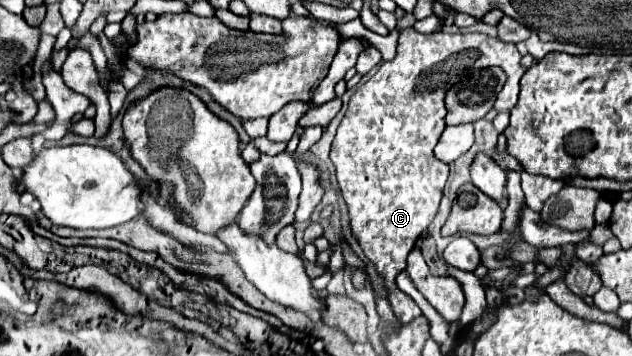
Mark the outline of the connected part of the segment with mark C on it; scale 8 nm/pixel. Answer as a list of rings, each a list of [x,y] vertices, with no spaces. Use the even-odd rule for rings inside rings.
[[[407,28],[399,36],[397,44],[397,56],[391,62],[383,62],[381,68],[357,88],[357,92],[349,100],[347,114],[337,130],[337,136],[331,146],[331,162],[335,164],[337,172],[337,184],[343,194],[343,200],[349,208],[349,222],[351,232],[357,238],[359,246],[363,248],[365,256],[375,264],[385,288],[387,288],[387,300],[391,304],[391,310],[399,322],[411,322],[411,318],[421,316],[419,306],[397,288],[395,276],[405,270],[407,254],[415,246],[421,232],[429,226],[429,222],[435,218],[443,186],[449,176],[449,166],[439,162],[433,156],[433,148],[439,142],[441,132],[445,130],[445,106],[443,106],[443,94],[463,76],[471,74],[479,68],[499,66],[503,72],[507,72],[507,88],[497,94],[494,109],[499,112],[509,112],[519,94],[519,80],[525,74],[527,68],[521,64],[521,54],[515,44],[501,42],[499,38],[491,38],[485,34],[419,34],[413,28]]]

